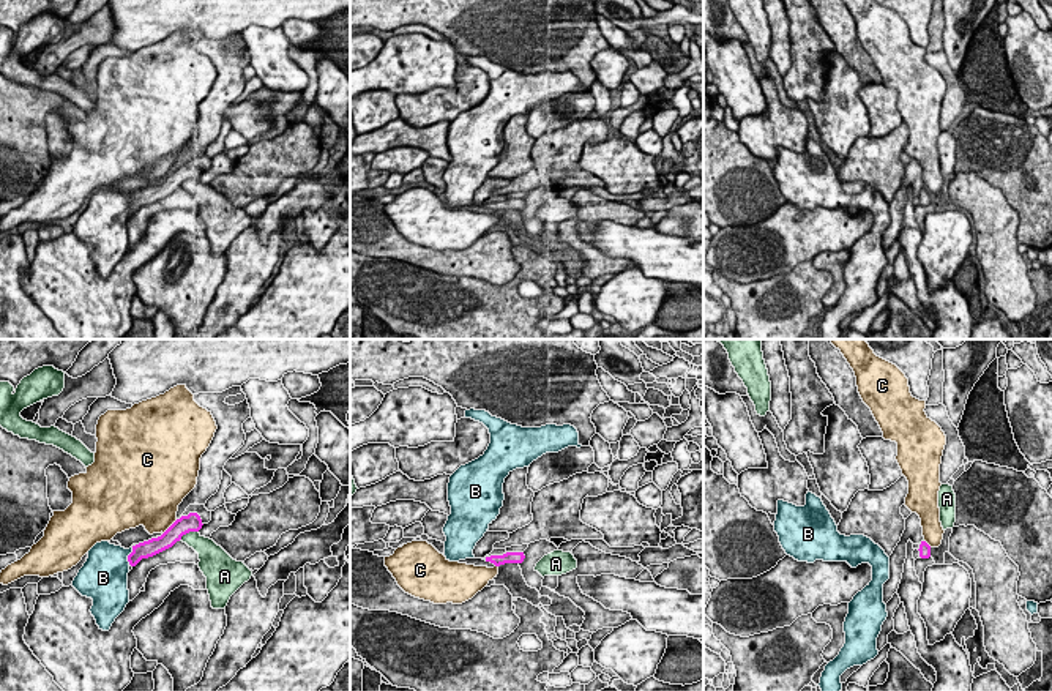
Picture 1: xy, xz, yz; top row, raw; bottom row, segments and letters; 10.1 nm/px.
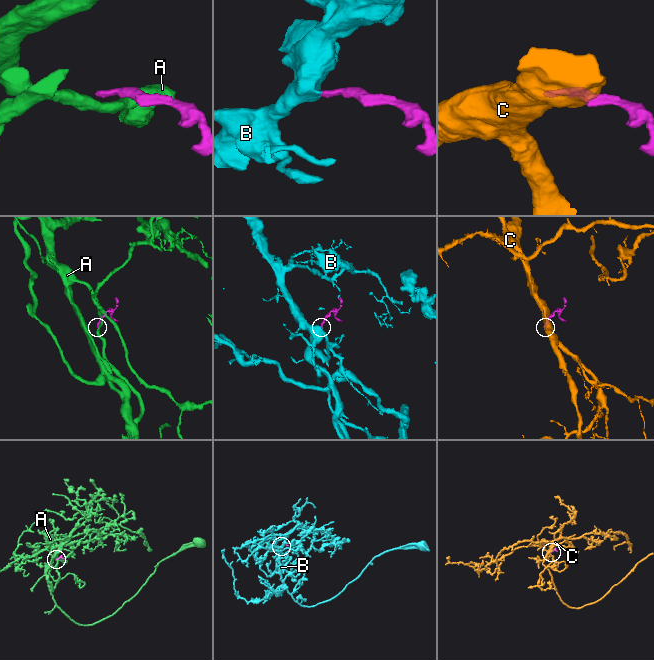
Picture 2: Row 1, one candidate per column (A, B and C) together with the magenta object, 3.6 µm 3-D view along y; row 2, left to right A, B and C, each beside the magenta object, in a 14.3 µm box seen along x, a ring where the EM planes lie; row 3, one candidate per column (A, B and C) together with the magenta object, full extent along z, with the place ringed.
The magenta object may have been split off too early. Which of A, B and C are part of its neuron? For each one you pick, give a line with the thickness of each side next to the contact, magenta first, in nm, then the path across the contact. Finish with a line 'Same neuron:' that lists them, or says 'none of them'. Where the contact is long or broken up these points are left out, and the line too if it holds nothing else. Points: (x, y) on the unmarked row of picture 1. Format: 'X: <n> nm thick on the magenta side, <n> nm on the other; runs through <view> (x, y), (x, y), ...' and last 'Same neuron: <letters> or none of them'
B: 170 nm thick on the magenta side, 440 nm on the other; runs through xy (150, 194), (128, 202), (117, 205), (108, 213)
Same neuron: B

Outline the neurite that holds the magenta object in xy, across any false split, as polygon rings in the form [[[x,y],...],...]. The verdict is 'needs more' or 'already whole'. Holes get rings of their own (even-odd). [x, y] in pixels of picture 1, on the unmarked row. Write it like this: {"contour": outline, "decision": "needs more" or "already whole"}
{"contour": [[[189,159],[177,166],[161,183],[129,196],[101,188],[88,197],[88,205],[74,224],[73,233],[82,243],[93,246],[90,259],[99,276],[109,278],[129,249],[129,215],[136,213],[142,205],[172,194],[183,181],[199,178],[202,172],[200,162]]], "decision": "needs more"}

